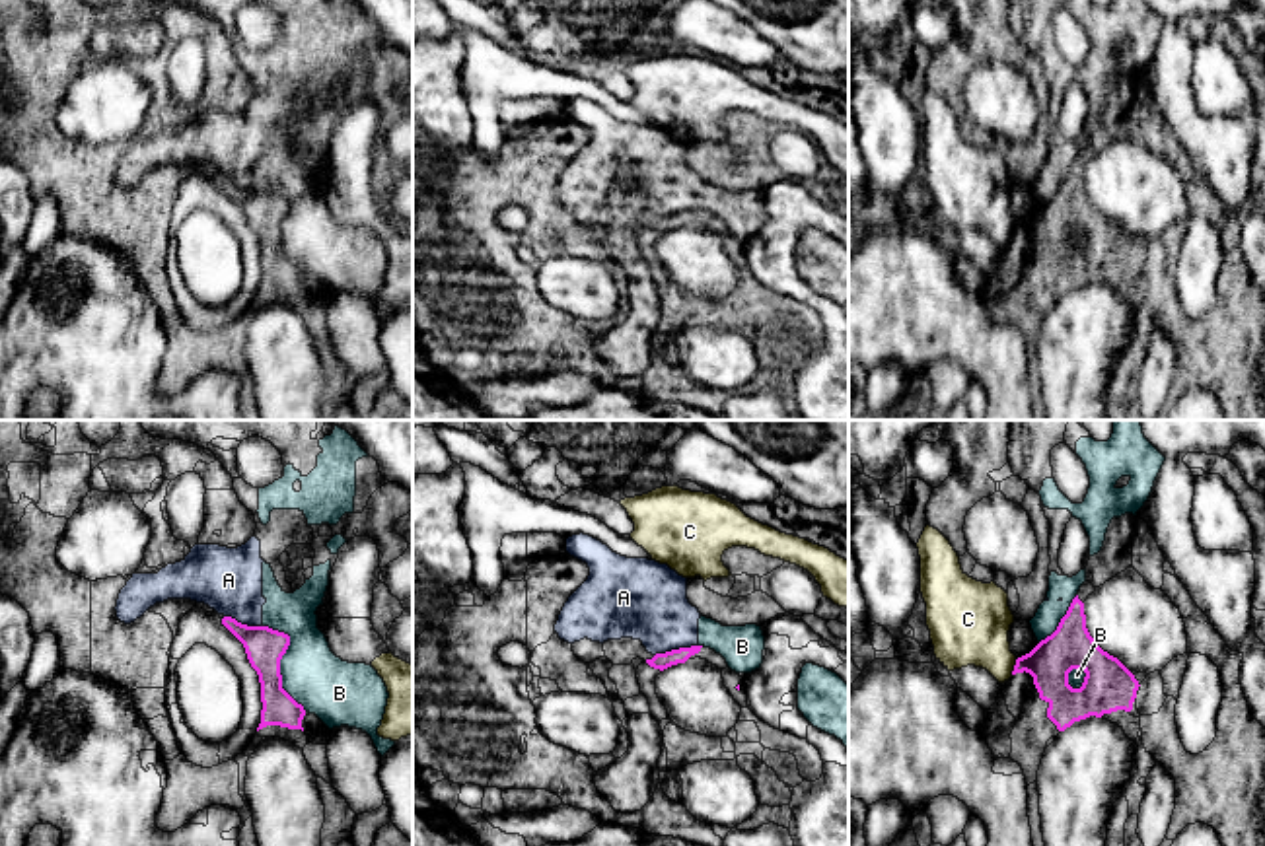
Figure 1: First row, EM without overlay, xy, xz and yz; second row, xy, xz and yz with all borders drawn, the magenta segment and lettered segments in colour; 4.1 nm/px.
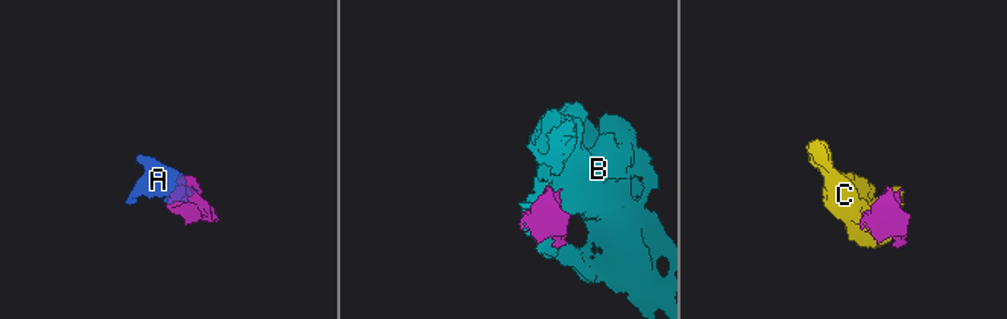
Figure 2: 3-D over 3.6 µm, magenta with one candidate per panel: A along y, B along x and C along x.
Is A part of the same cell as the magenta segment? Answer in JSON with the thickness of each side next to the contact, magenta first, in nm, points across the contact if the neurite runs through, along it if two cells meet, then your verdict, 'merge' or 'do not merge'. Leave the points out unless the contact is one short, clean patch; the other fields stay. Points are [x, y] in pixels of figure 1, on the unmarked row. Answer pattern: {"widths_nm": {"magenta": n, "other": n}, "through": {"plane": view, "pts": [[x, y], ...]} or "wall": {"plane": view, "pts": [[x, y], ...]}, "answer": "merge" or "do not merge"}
{"widths_nm": {"magenta": 70, "other": 340}, "wall": {"plane": "xz", "pts": [[697, 209], [654, 220]]}, "answer": "do not merge"}

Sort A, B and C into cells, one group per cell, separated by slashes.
A B / C

